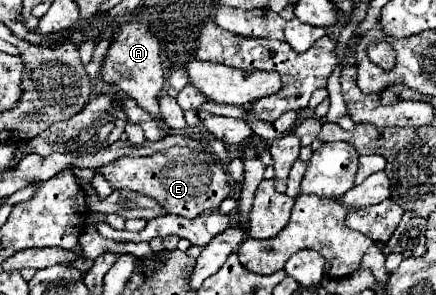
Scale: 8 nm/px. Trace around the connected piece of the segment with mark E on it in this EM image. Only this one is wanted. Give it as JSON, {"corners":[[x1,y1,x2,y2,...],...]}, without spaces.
{"corners":[[173,147,151,157,121,157,99,171,107,177,113,189,131,189,155,197,169,213,187,219,195,219,201,213,219,207,219,203,231,193,227,171,213,159,213,155,189,147]]}

